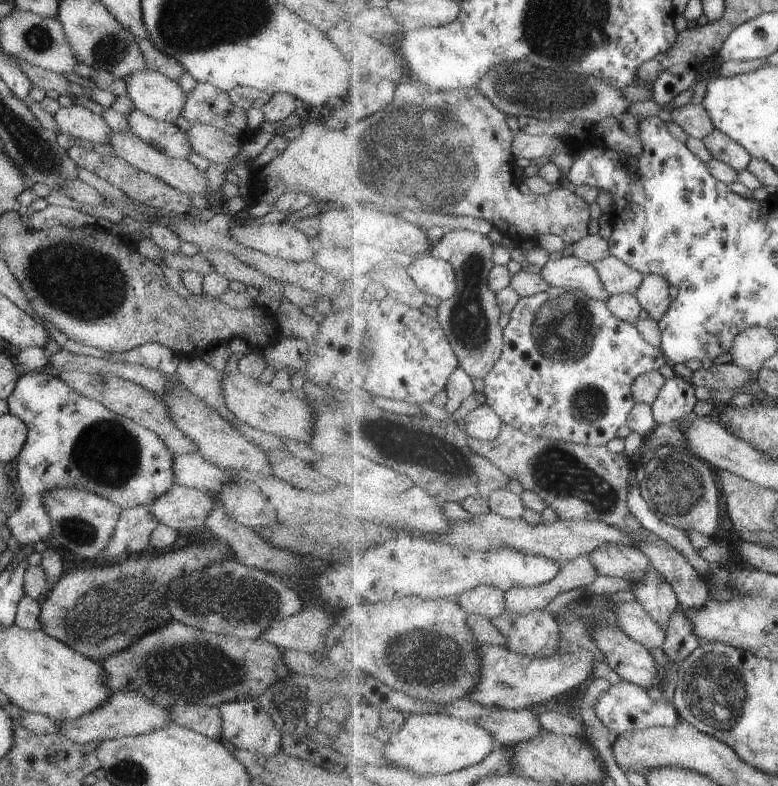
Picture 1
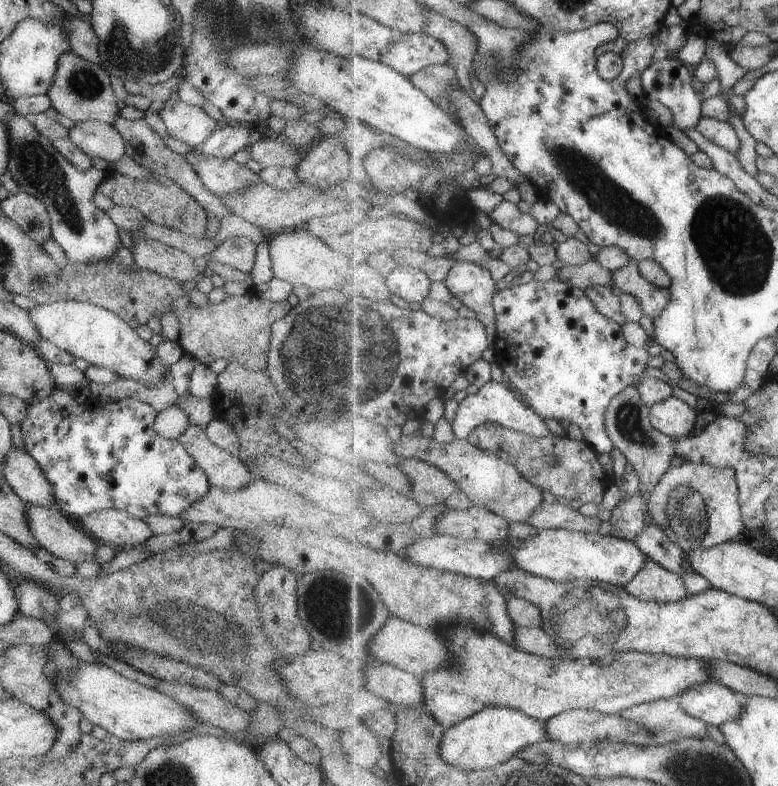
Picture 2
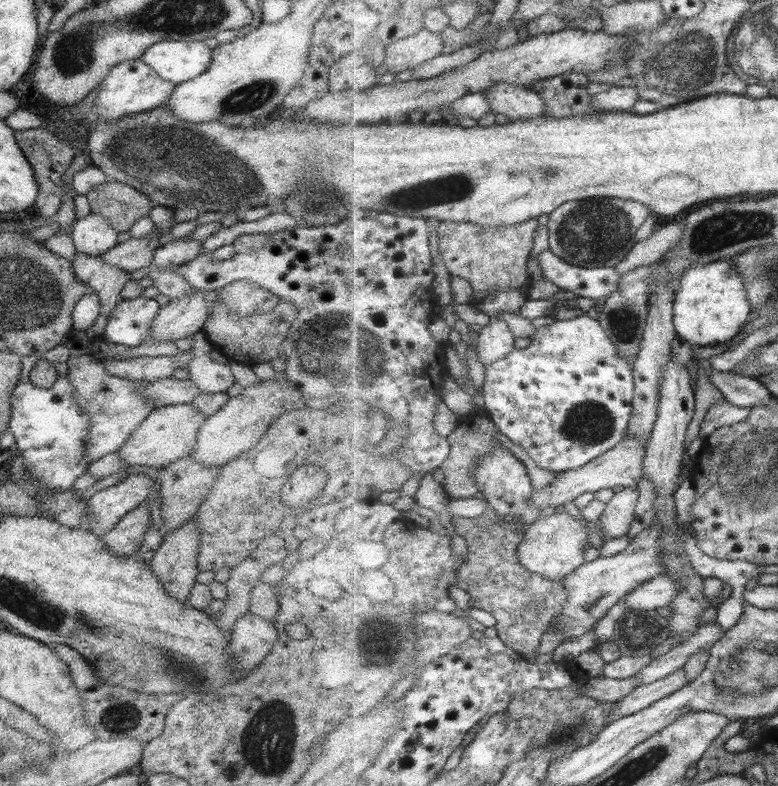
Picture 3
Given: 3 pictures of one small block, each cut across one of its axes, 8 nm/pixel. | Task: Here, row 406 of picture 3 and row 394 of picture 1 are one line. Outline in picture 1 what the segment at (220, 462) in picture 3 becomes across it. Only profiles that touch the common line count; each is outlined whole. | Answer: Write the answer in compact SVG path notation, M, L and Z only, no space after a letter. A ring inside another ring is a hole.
M237 369L231 374L223 373L222 376L221 392L223 392L224 403L229 414L249 427L272 434L278 439L309 442L309 438L313 436L315 420L313 420L313 408L303 395L273 390L268 384L258 382L249 376L243 376Z

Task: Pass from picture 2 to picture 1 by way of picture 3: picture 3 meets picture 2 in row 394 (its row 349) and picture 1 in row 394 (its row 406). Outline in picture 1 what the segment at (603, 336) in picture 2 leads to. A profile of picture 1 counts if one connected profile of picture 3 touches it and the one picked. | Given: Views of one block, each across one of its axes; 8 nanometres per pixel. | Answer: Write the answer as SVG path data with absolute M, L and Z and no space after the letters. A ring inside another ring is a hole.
M551 287L540 294L520 297L510 313L510 321L504 328L503 336L503 354L501 354L497 364L491 368L491 372L484 379L483 393L486 396L485 404L491 406L501 416L505 424L509 424L509 426L513 426L513 428L536 438L551 438L557 441L595 447L606 445L609 440L616 438L617 432L626 425L633 406L636 404L633 384L645 373L660 371L665 364L669 363L668 357L663 353L663 350L649 344L641 335L635 323L616 318L613 312L609 310L608 304L605 301L595 300L595 298L587 296L585 292L581 292L581 290L569 288Z

